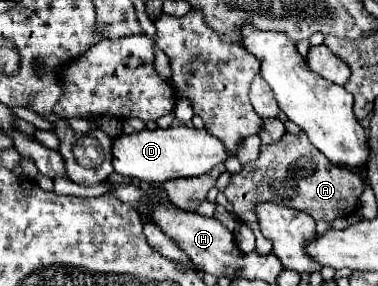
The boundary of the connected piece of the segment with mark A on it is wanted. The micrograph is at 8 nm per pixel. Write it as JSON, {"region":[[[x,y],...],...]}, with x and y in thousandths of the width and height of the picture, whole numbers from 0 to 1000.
{"region":[[[757,465],[735,500],[693,507],[688,549],[672,570],[640,584],[635,605],[614,612],[593,682],[619,724],[624,759],[640,780],[683,780],[672,724],[683,710],[735,710],[788,738],[810,738],[831,773],[878,780],[889,759],[915,759],[947,724],[958,675],[958,633],[942,605],[878,577],[810,479],[810,465]]]}

